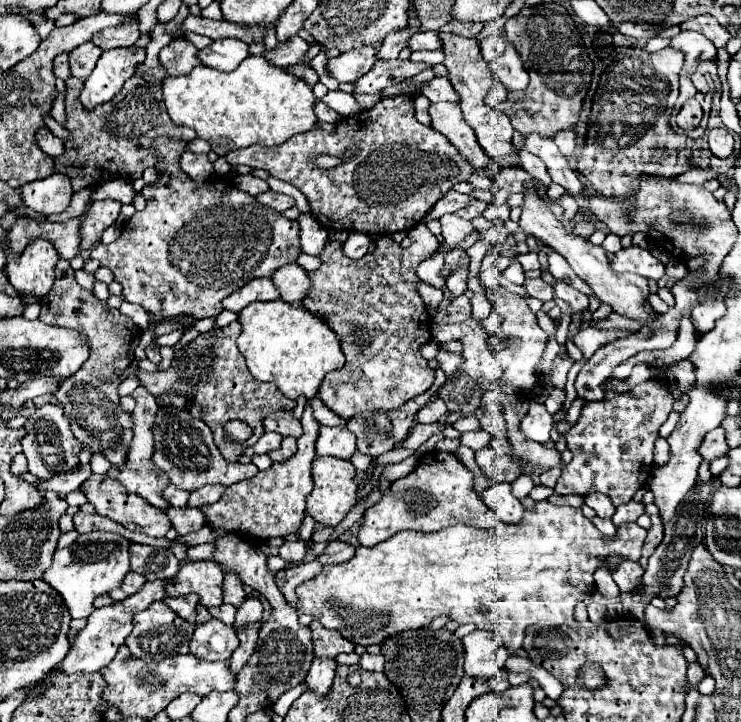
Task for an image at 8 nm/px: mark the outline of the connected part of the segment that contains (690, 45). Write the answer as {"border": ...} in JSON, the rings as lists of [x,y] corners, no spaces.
{"border":[[[681,31],[677,37],[671,39],[671,47],[677,47],[679,51],[683,51],[683,55],[689,61],[697,61],[697,59],[713,61],[717,55],[717,49],[713,47],[713,43],[697,31]]]}

